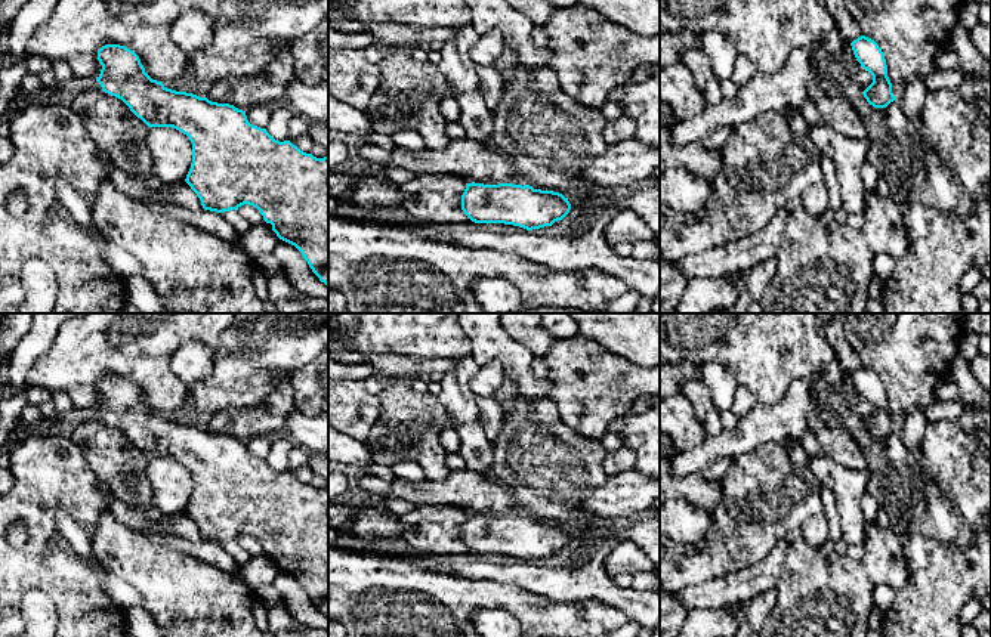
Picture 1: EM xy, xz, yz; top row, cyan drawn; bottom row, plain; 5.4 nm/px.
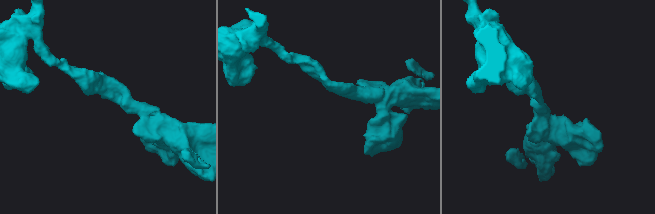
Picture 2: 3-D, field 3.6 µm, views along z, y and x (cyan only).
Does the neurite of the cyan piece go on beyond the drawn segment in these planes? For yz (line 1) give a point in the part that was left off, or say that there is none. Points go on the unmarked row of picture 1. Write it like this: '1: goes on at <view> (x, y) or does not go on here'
1: does not go on here

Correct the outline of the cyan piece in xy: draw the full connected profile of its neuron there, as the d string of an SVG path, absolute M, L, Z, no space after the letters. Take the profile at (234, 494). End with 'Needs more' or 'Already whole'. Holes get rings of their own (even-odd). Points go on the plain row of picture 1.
M102 377L98 392L102 401L96 412L102 423L121 430L148 458L173 458L188 467L192 494L185 513L204 541L223 544L244 535L256 538L277 568L294 576L328 618L328 486L317 489L290 471L275 471L234 436L167 420L145 403L139 387L126 377Z. Already whole

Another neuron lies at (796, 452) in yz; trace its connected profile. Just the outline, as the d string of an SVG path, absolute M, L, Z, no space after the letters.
M794 442L785 449L794 463L797 463L800 467L809 469L809 464L808 464L809 457L800 443Z

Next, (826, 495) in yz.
M819 486L819 501L828 522L828 539L837 542L842 539L840 517L836 508L834 495L827 486Z

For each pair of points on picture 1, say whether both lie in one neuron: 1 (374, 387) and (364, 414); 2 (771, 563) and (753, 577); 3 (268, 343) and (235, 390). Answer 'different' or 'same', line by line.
1: different
2: same
3: same

